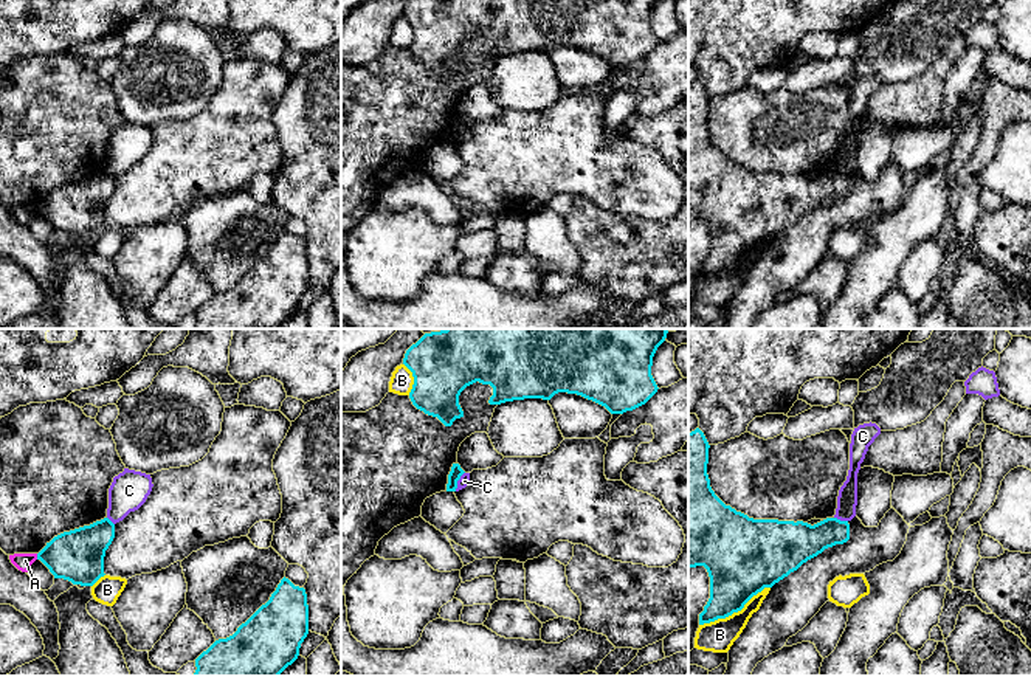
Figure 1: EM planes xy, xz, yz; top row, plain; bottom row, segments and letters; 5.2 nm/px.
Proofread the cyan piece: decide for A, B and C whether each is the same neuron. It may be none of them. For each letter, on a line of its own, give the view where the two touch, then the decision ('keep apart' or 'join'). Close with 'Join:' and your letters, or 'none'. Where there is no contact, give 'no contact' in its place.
A: xy | keep apart
B: yz | keep apart
C: xz | keep apart
Join: none

